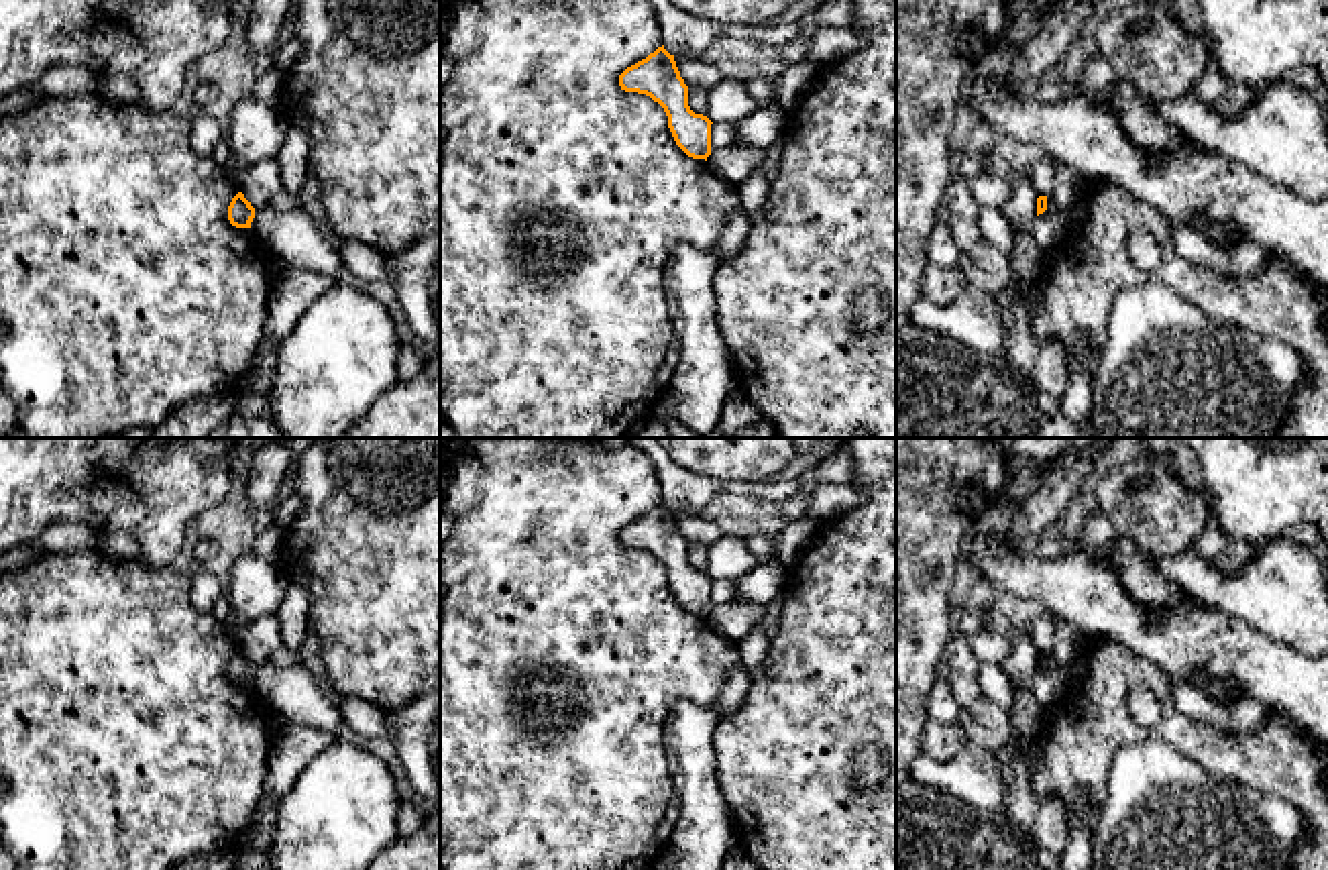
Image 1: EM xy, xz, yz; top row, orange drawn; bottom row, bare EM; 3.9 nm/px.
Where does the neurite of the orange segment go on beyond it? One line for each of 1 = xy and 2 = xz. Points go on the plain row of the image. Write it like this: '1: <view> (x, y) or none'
1: none
2: none

